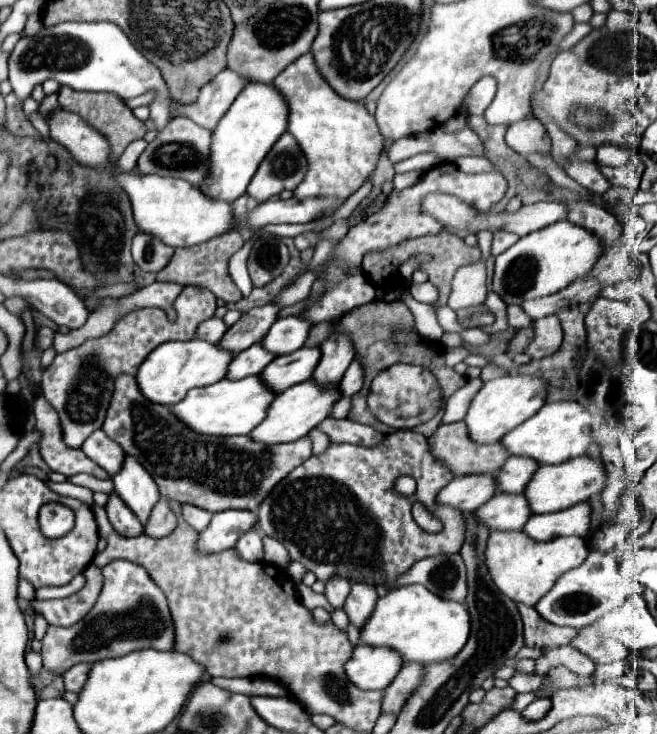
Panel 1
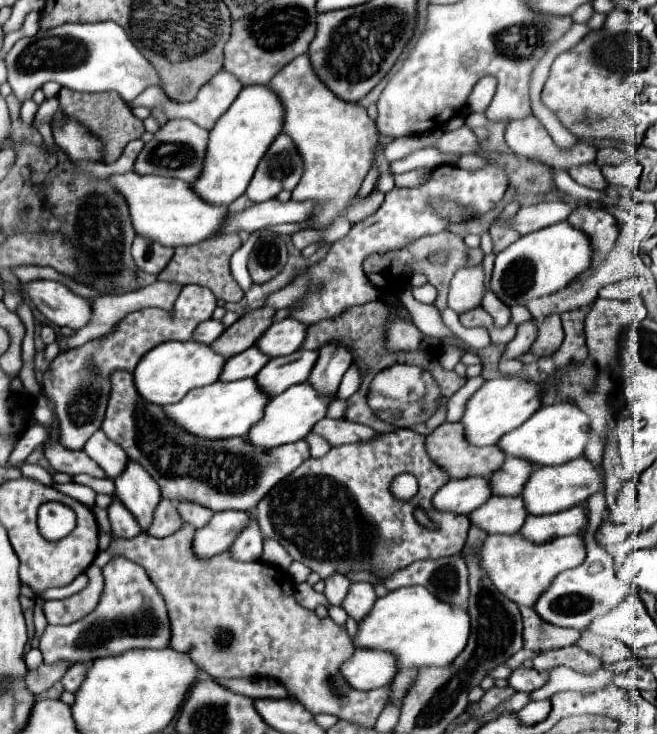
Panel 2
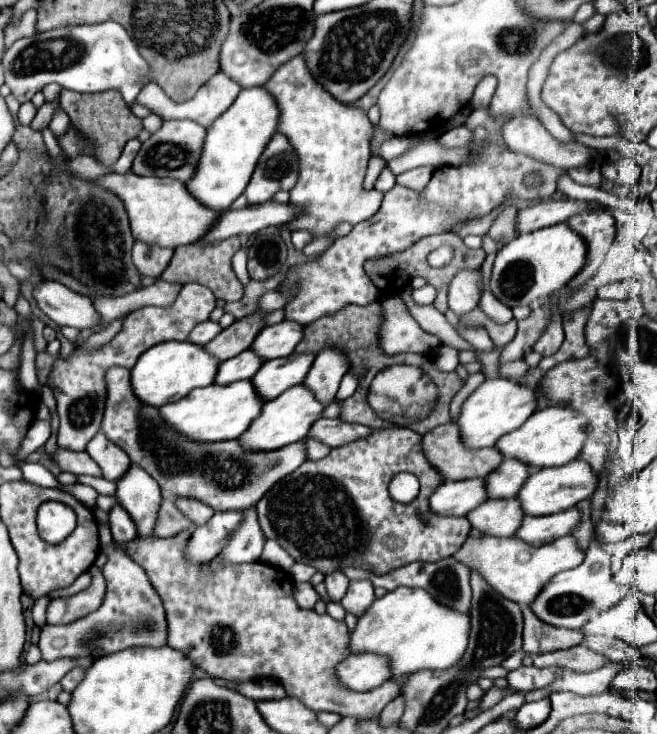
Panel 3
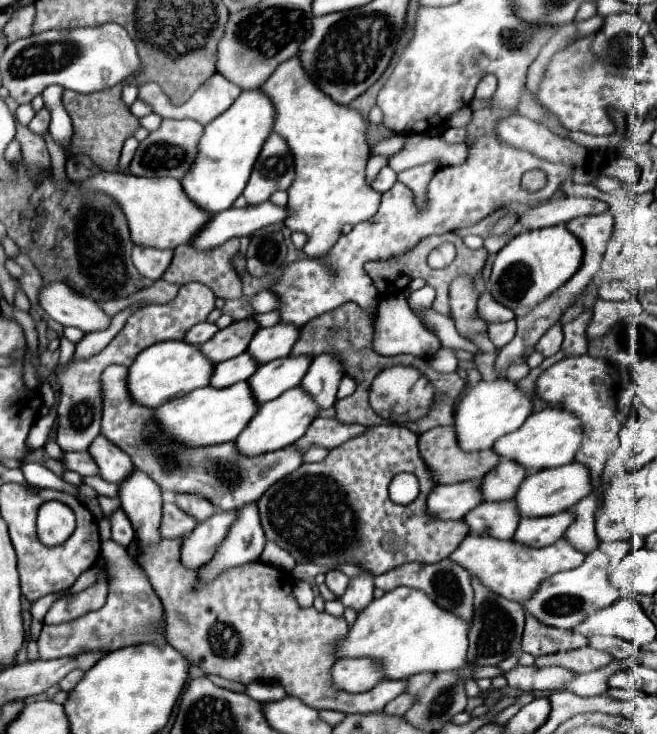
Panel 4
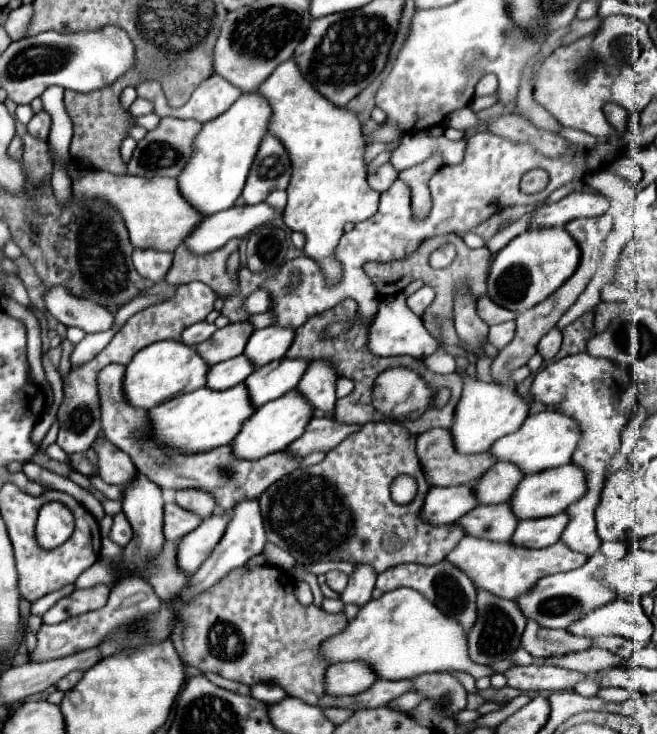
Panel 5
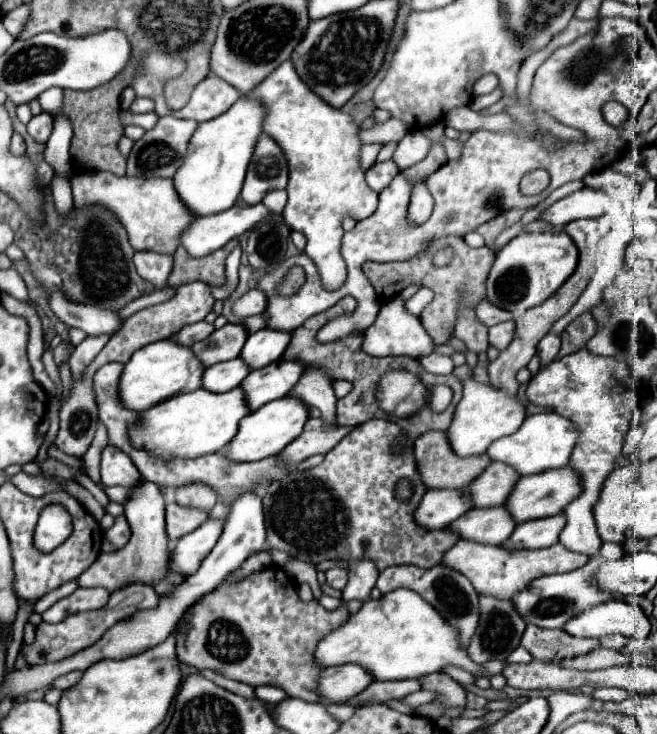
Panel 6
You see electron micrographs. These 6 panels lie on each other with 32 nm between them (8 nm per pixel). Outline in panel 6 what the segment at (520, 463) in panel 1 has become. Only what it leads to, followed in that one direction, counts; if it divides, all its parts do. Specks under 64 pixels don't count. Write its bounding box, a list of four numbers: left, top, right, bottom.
[468,462,520,506]

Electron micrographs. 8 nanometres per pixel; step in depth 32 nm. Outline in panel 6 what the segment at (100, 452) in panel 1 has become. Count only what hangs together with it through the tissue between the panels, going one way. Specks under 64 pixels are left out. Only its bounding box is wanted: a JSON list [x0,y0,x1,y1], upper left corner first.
[100,444,140,488]

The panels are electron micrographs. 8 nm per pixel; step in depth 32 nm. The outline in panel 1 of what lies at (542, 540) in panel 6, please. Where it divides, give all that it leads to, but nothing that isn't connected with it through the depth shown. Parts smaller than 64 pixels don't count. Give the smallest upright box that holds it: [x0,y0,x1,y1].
[524,502,592,540]

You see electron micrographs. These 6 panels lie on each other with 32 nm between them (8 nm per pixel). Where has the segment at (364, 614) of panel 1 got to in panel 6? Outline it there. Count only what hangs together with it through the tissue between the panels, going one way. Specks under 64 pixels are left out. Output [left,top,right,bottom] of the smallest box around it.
[342,560,376,602]

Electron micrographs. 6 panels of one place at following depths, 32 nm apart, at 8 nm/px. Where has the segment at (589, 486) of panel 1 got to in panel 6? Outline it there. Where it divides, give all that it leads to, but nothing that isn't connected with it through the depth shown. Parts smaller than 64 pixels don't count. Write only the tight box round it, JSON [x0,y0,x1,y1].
[506,466,582,522]

